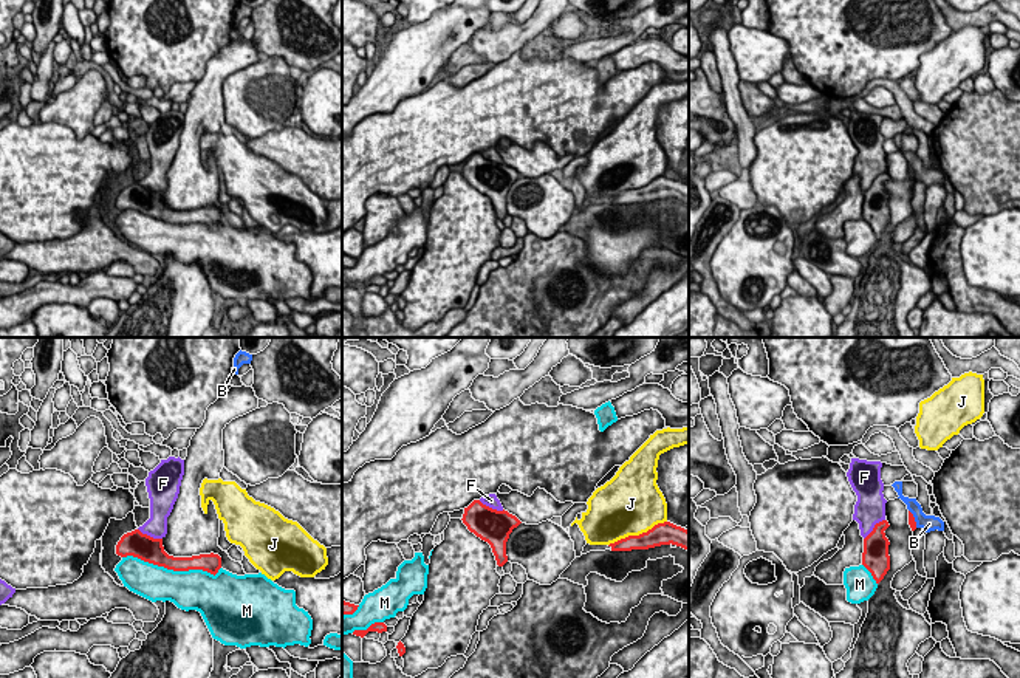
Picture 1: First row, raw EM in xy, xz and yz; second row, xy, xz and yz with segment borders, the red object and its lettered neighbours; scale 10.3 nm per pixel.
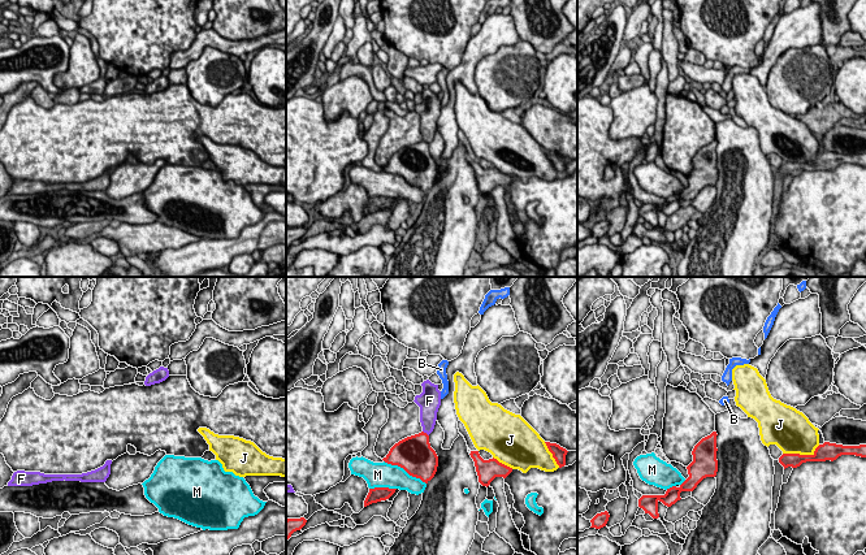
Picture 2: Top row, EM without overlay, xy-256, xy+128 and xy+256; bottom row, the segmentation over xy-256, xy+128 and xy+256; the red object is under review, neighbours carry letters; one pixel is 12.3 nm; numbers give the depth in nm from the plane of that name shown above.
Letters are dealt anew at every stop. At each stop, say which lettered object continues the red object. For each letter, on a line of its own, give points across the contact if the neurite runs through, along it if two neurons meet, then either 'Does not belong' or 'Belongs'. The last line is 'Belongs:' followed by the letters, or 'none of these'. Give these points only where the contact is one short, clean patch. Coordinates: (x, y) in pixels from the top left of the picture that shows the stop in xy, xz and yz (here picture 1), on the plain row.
B: Boundary: yz (909, 163), (917, 180). Does not belong
F: Does not belong
J: Does not belong
M: Does not belong
Belongs: none of these

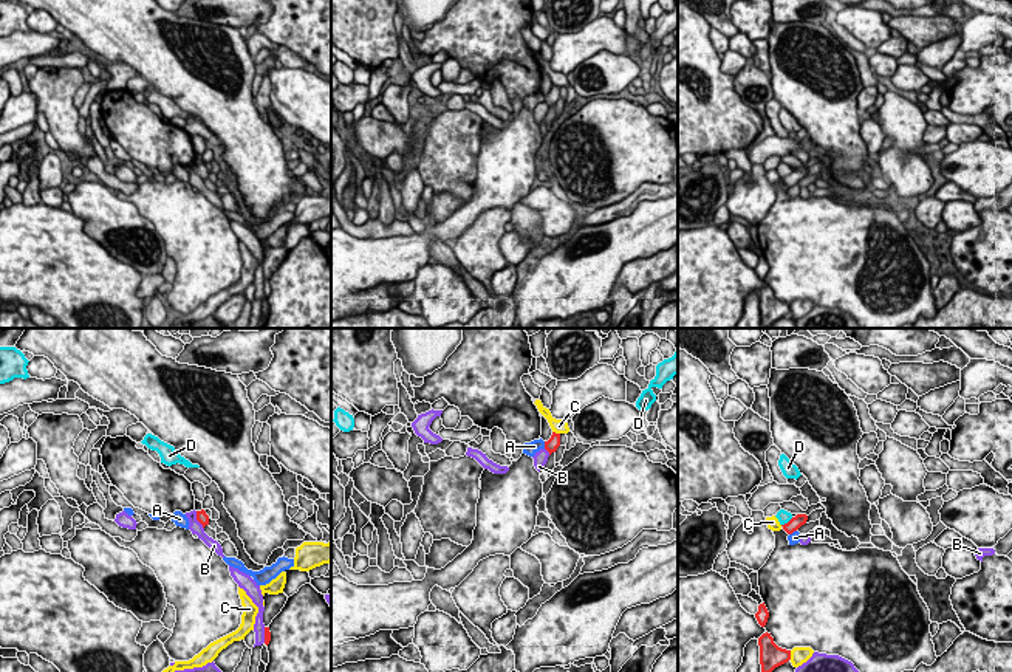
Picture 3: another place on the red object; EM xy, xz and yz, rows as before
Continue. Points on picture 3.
A: Does not belong
B: Does not belong
C: Does not belong
D: Boundary: yz (793, 171), (782, 178). Does not belong
Belongs: none of these

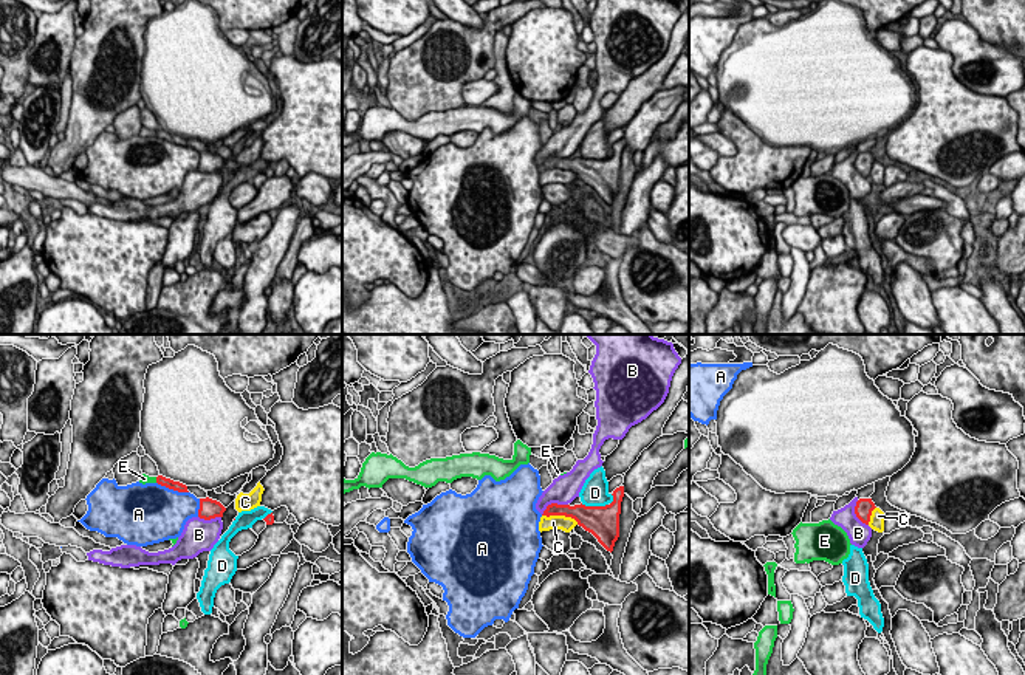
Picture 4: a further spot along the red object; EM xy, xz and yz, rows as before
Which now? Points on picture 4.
A: Does not belong
B: Boundary: xz (567, 157), (550, 157), (542, 167). Does not belong
C: Does not belong
D: Does not belong
E: Does not belong
Belongs: none of these

